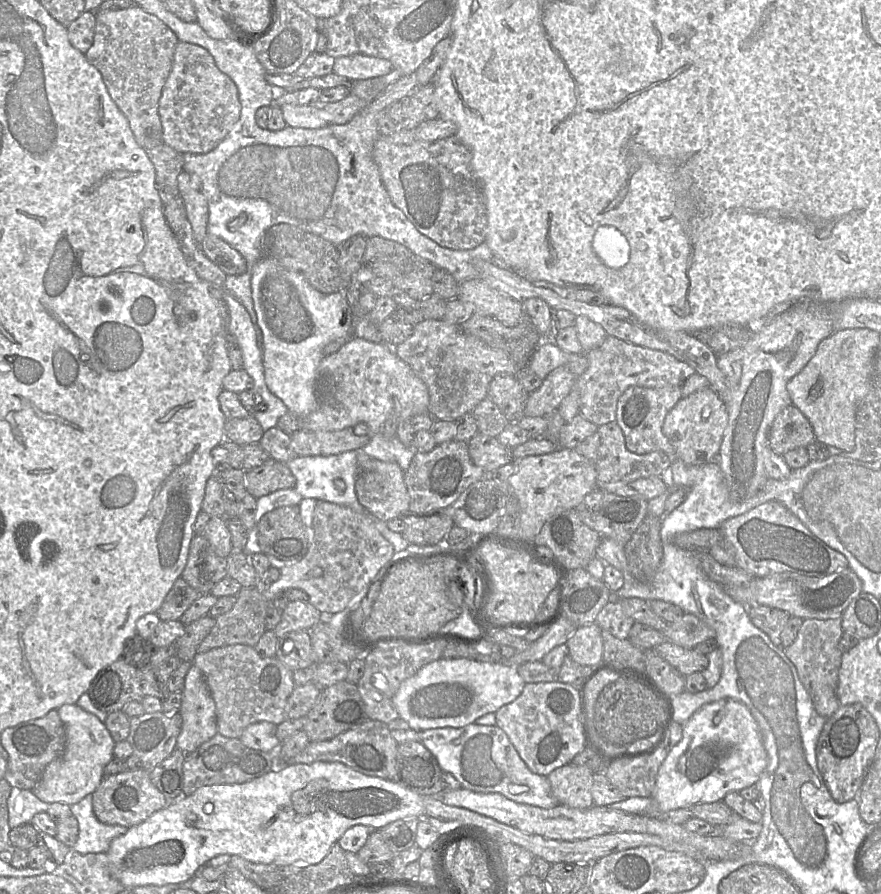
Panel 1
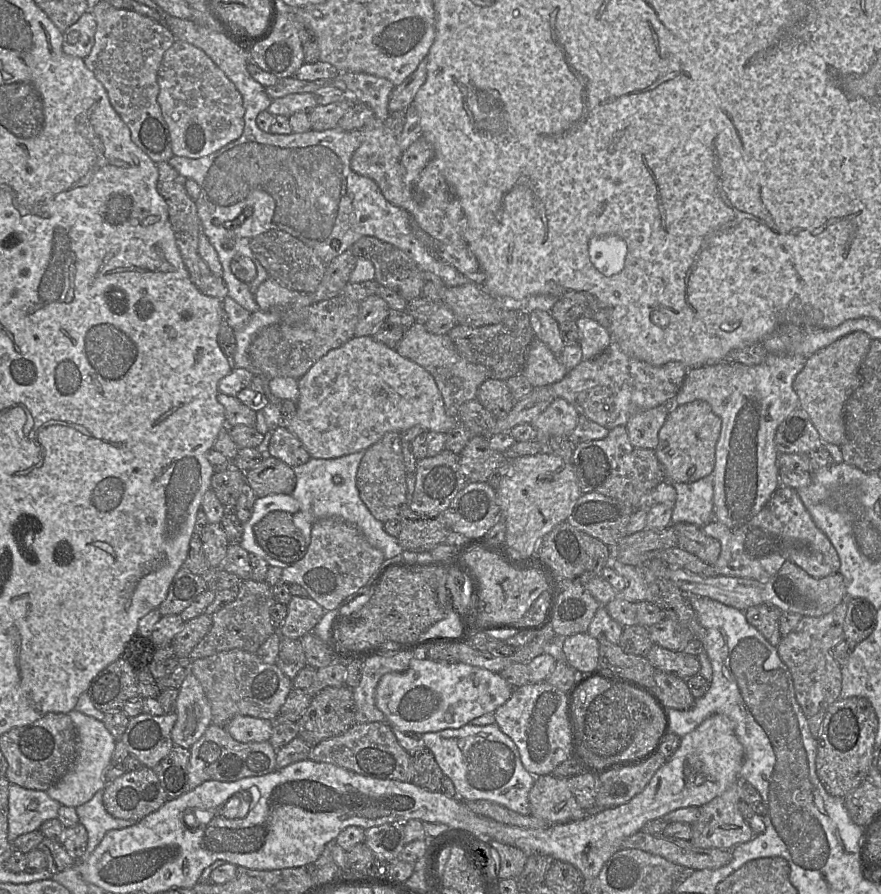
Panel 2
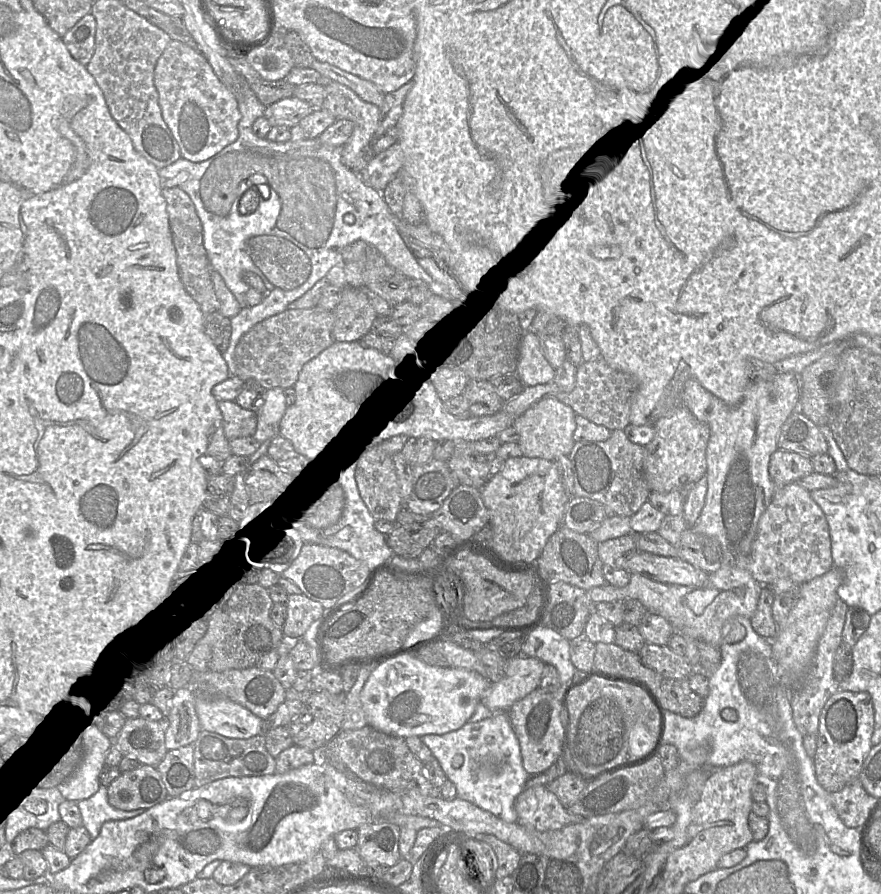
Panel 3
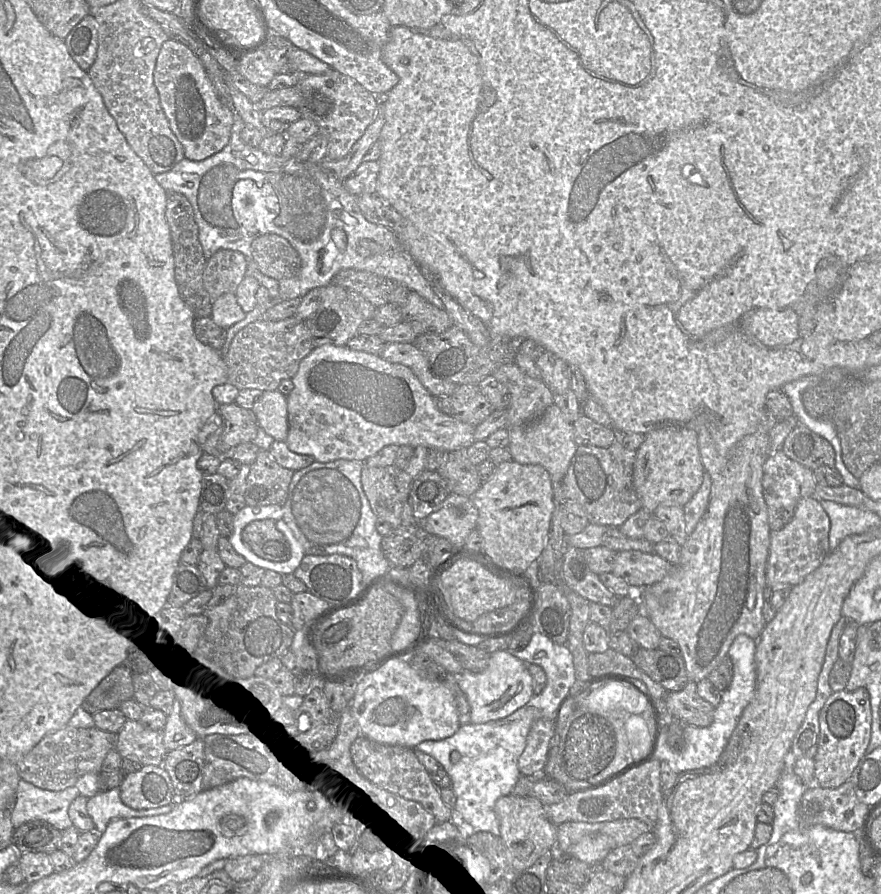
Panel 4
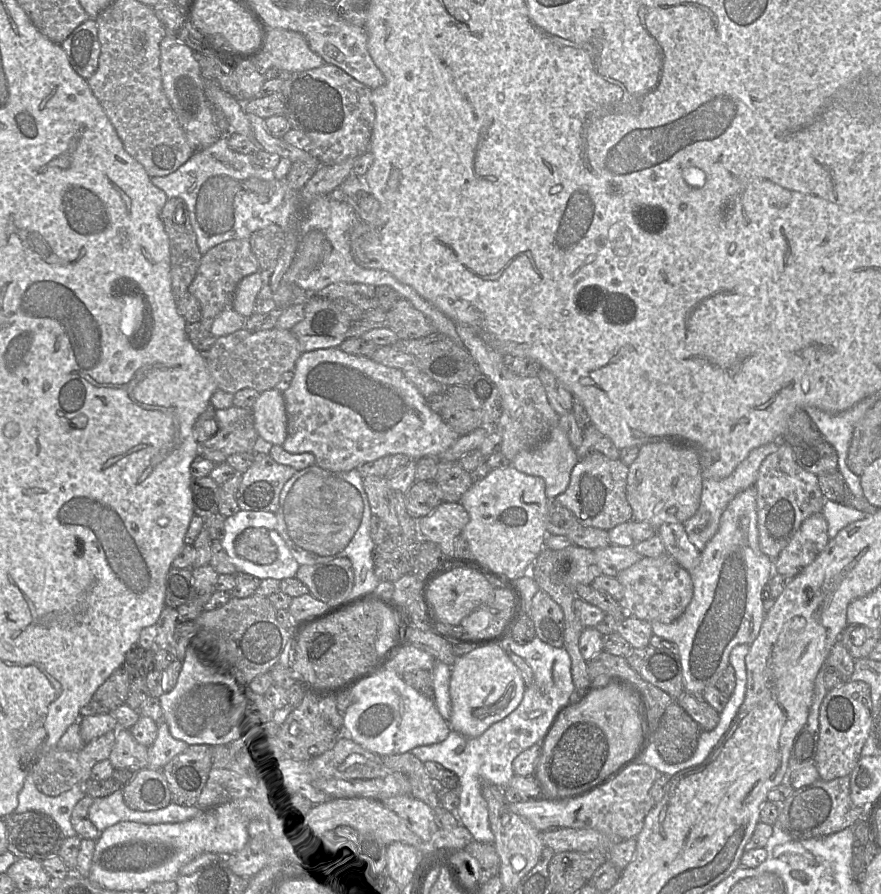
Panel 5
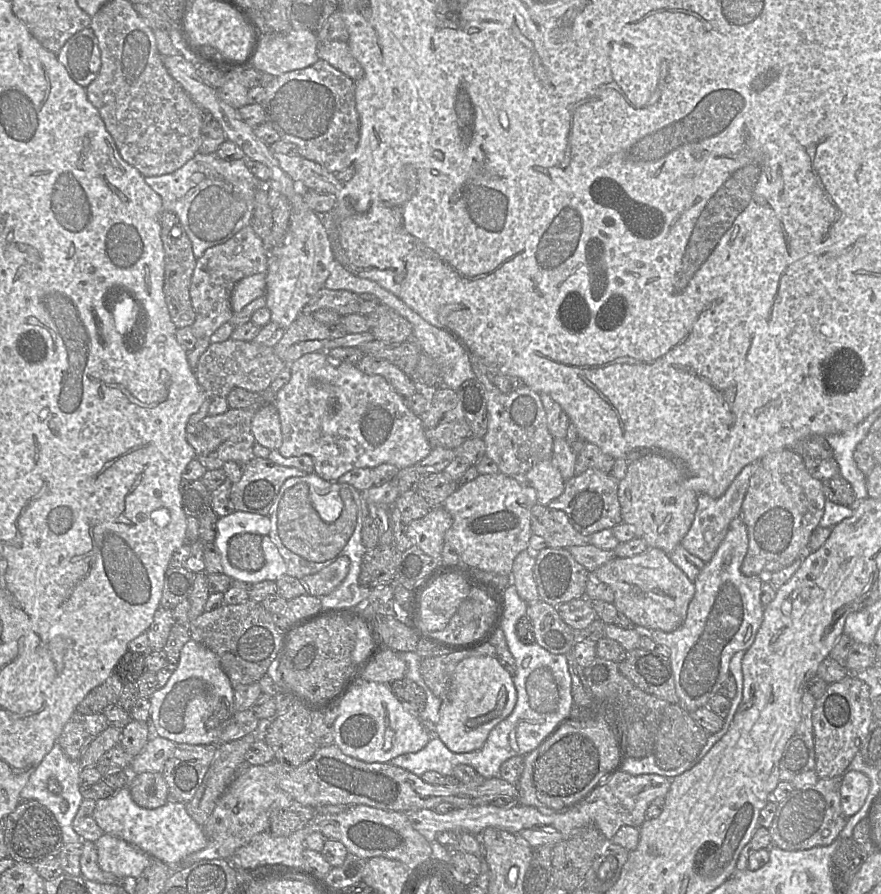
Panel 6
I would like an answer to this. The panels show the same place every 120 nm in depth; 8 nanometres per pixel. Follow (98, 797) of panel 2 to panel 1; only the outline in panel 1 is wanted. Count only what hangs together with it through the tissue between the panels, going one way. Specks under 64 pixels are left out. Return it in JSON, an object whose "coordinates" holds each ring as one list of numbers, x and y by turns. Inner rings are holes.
{"coordinates":[[92,794,80,802,69,805,71,814,78,821,78,838,71,851,80,854,107,853,113,839,125,834,127,827,101,823,93,812]]}

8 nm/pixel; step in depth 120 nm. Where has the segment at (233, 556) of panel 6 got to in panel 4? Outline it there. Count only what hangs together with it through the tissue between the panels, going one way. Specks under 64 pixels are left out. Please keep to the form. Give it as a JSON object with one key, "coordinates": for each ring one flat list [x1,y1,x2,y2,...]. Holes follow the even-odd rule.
{"coordinates":[[271,519,256,520,244,527,243,544,261,559,280,563,290,558,290,545]]}

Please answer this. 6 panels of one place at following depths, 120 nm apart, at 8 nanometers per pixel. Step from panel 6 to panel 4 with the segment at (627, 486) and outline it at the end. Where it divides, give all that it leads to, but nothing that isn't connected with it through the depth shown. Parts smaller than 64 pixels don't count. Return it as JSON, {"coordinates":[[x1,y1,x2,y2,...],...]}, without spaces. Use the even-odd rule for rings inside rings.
{"coordinates":[[667,425,645,435,636,451,632,482,642,508,653,515,661,505,684,507,699,490,704,473,697,431,684,425]]}

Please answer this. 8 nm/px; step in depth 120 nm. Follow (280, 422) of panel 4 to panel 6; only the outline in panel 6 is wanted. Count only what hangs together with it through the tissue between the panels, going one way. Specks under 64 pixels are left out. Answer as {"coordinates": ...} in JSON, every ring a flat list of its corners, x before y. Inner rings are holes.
{"coordinates":[[274,403,259,407,252,418,255,441,263,447,278,450,282,445,282,432,278,410]]}

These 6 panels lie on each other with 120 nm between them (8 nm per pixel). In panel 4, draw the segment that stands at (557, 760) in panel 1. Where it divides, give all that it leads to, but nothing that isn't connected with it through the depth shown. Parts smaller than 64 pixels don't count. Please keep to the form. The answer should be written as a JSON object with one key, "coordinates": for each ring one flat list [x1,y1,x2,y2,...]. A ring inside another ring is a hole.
{"coordinates":[[538,719,532,724,525,748,518,758,521,775,542,776,553,733,554,720]]}

